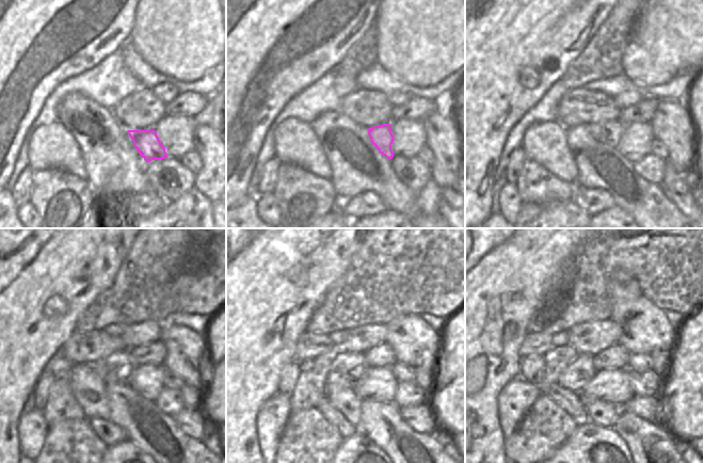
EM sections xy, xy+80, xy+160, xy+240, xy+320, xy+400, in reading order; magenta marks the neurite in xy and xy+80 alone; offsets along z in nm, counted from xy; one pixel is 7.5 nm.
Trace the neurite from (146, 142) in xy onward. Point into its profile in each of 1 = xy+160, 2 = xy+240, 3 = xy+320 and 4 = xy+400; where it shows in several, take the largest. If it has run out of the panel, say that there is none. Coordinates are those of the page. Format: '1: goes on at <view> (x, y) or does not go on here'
1: goes on at xy+160 (609, 132)
2: goes on at xy+240 (118, 368)
3: goes on at xy+320 (348, 368)
4: goes on at xy+400 (580, 370)

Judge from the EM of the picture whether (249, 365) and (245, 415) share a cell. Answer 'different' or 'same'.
same

